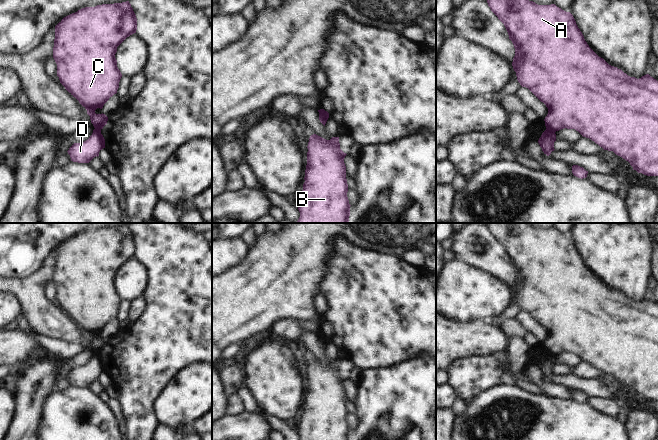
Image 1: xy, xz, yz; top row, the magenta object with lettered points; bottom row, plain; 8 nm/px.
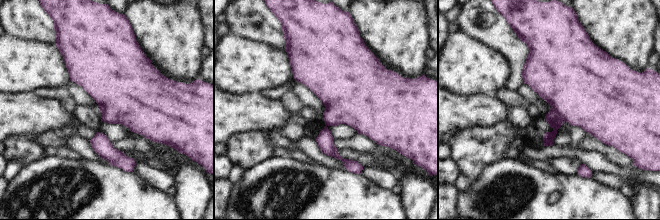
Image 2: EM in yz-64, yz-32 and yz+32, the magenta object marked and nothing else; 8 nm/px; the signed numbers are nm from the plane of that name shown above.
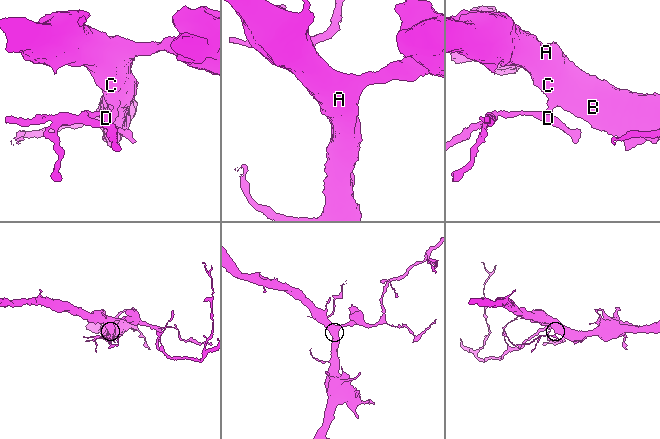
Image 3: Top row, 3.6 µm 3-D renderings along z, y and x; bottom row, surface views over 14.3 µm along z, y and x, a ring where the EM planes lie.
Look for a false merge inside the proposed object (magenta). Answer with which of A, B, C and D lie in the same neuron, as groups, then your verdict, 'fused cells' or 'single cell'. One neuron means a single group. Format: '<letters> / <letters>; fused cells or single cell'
A B C / D; fused cells

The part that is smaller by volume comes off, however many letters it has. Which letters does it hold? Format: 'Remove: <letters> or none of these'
Remove: D

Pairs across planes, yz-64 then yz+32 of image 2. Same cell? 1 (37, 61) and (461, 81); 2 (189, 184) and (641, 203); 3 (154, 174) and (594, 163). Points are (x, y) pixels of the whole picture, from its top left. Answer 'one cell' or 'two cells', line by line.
1: one cell
2: one cell
3: two cells

